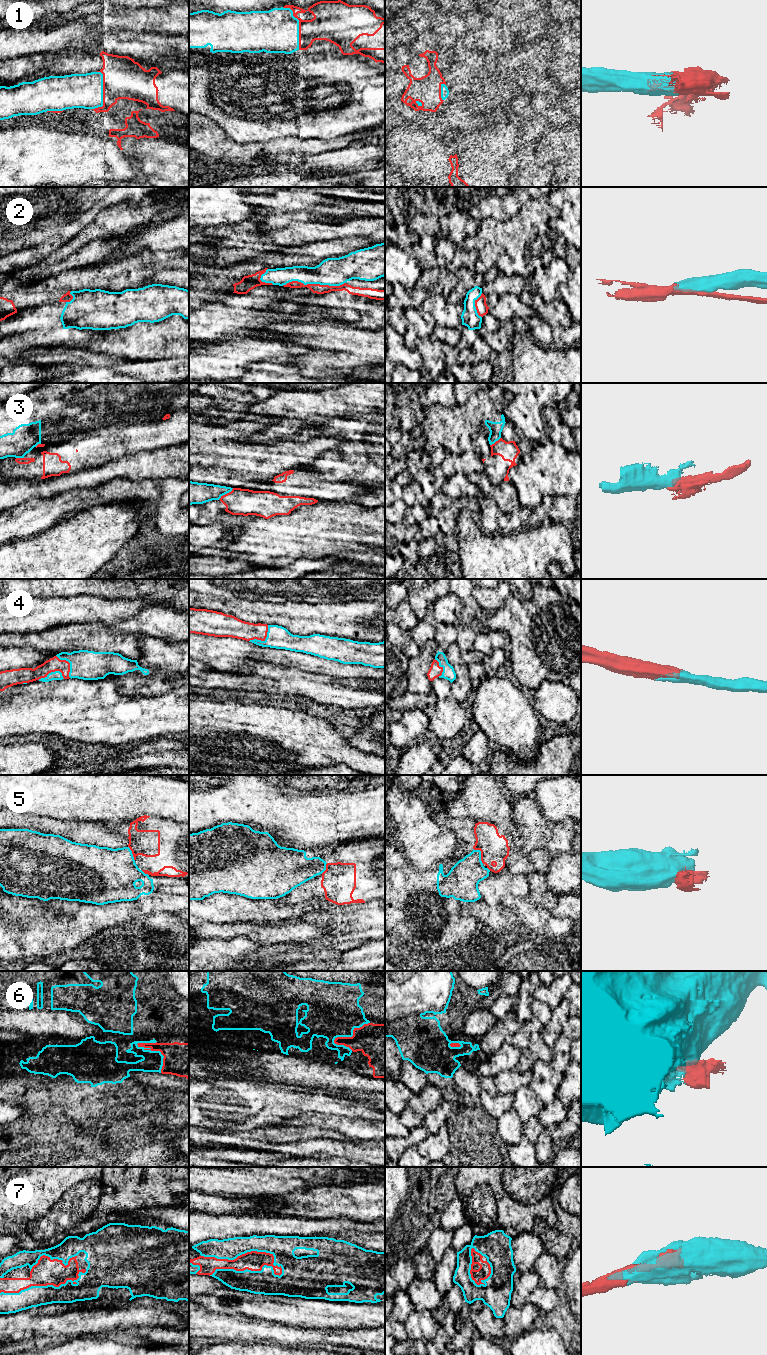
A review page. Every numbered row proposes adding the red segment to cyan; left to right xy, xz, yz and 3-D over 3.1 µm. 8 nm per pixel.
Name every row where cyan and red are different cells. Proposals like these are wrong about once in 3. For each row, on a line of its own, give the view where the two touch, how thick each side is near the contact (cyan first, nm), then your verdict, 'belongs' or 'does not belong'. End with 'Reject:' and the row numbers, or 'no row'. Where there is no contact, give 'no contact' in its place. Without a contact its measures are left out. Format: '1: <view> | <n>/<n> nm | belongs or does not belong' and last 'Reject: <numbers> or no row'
1: xz | 360/280 nm | belongs
2: xz | 220/80 nm | belongs
3: xz | 180/220 nm | does not belong
4: xz | 180/160 nm | belongs
5: yz | 260/220 nm | does not belong
6: xy | 170/280 nm | does not belong
7: xz | 180/160 nm | belongs
Reject: 3, 5, 6

